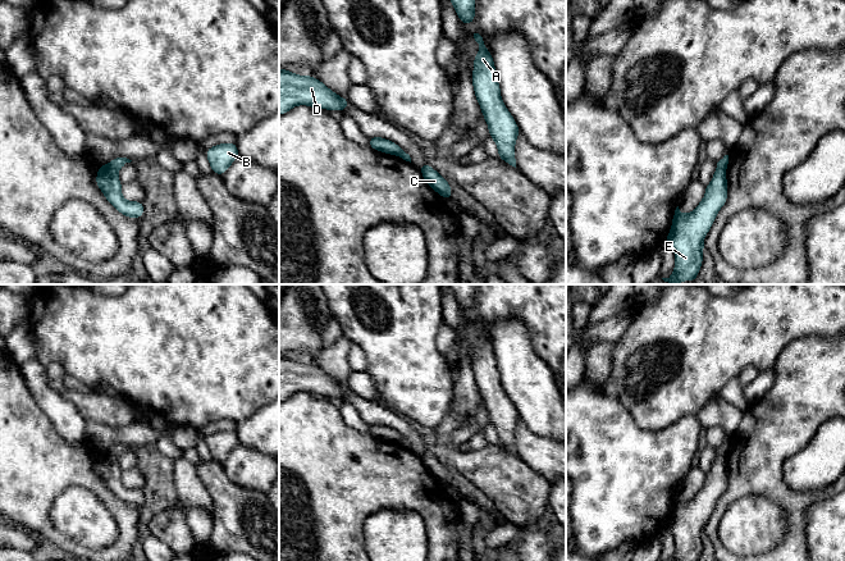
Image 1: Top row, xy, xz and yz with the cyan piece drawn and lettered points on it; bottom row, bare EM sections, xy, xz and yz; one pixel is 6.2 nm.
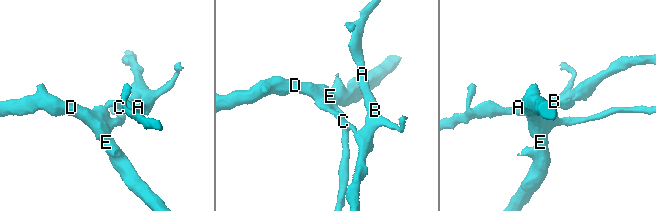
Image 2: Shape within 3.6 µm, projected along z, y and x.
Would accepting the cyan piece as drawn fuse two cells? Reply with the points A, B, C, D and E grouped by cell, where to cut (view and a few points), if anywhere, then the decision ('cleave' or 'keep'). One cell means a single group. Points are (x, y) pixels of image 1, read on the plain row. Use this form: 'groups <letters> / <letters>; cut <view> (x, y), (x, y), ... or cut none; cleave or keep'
groups A B C / D E; cut xy (108, 451), (117, 459); cleave

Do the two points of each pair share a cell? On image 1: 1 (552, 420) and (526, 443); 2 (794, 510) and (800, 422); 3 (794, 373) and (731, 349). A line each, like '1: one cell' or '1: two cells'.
1: two cells
2: one cell
3: two cells

